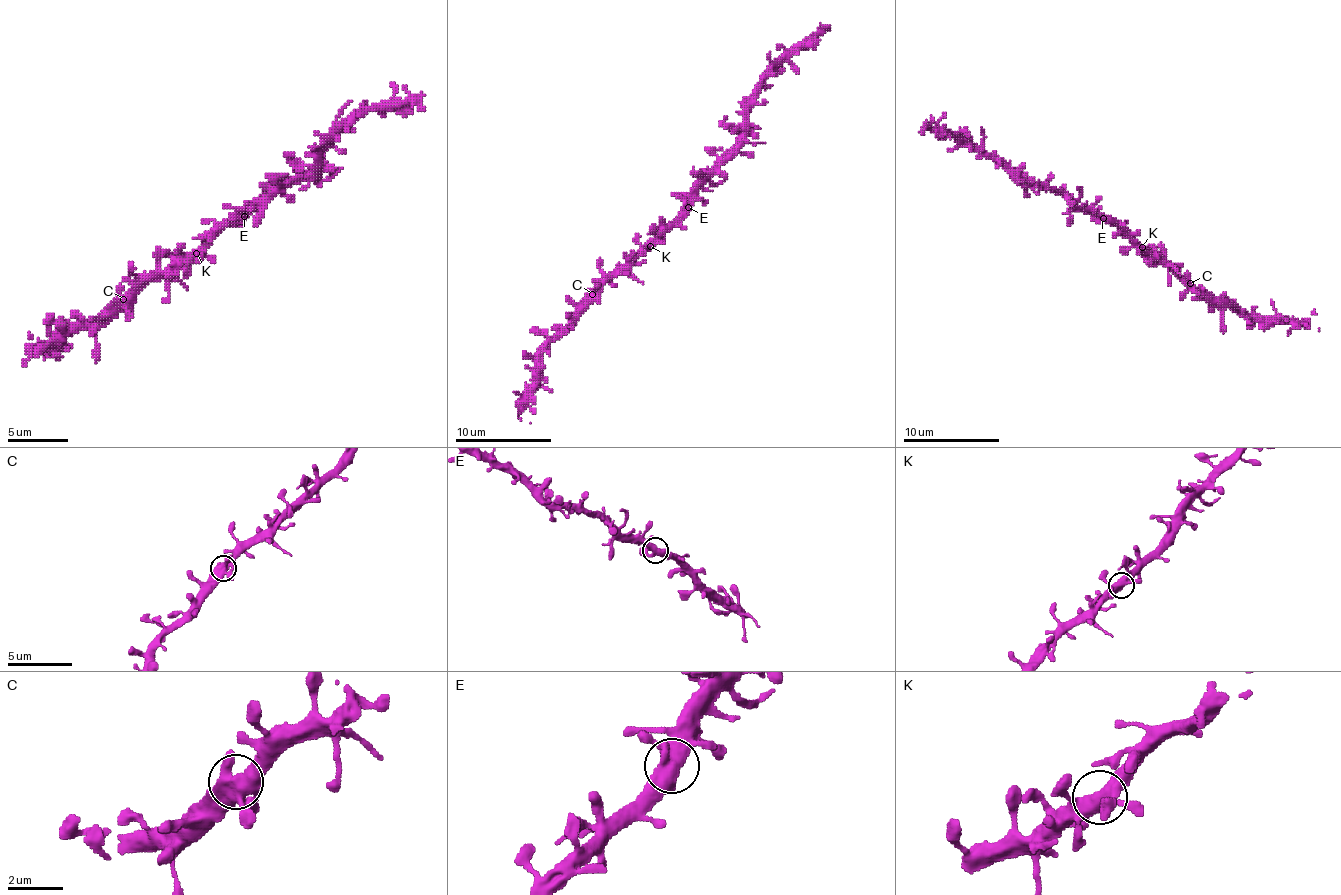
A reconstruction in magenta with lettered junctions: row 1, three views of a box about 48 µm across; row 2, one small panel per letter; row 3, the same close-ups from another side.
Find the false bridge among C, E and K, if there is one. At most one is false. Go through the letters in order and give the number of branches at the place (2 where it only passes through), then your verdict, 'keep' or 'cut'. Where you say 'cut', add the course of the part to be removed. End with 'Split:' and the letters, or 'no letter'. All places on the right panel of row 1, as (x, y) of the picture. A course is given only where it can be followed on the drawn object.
C: branches 4; keep
E: branches 4; keep
K: branches 4; keep
Split: no letter

